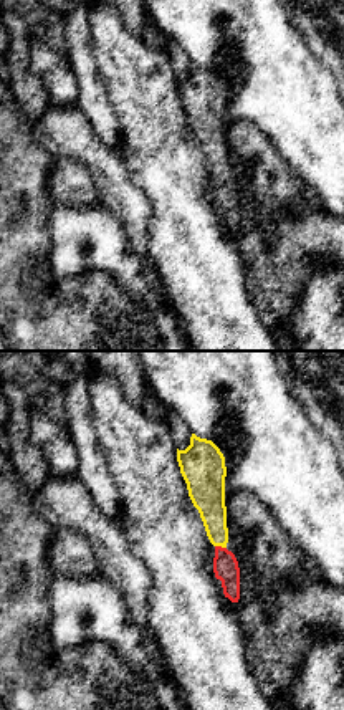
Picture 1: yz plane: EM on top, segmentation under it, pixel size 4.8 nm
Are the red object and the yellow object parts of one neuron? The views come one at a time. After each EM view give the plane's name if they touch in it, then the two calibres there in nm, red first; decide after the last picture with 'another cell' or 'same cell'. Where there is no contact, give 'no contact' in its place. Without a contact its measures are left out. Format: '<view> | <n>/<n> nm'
yz | 130/160 nm

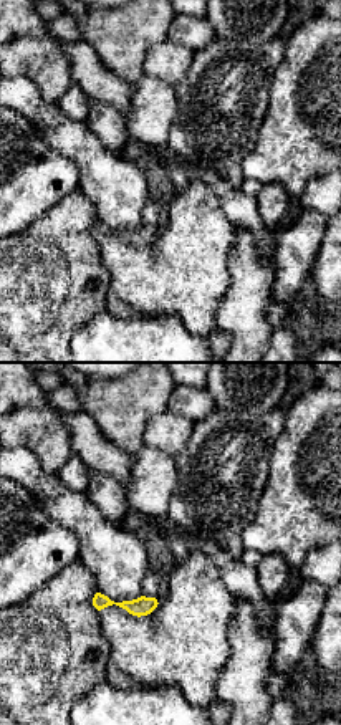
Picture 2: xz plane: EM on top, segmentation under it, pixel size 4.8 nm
no contact

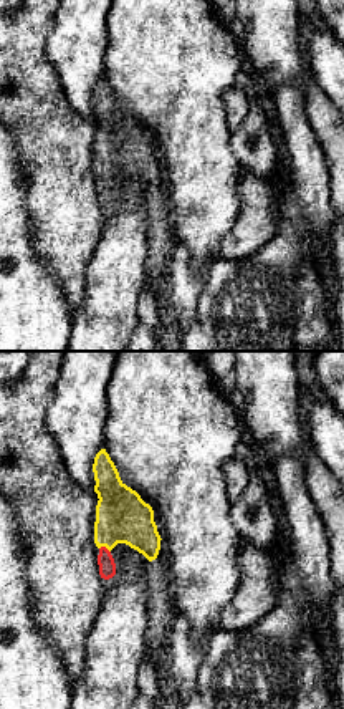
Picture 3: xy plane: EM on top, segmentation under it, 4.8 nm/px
xy | 80/260 nm

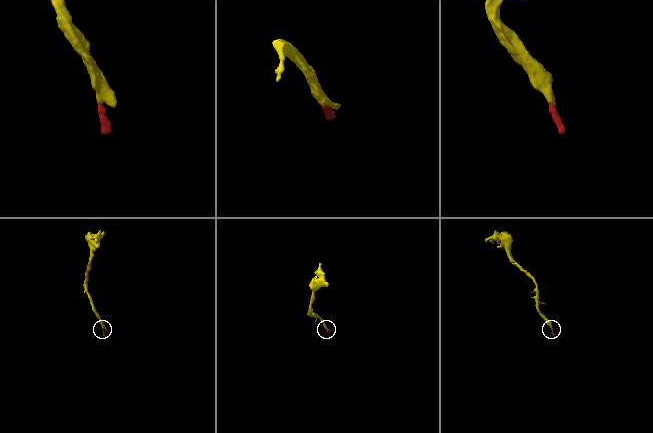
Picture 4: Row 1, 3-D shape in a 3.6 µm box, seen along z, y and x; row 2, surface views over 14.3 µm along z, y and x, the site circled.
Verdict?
same cell

